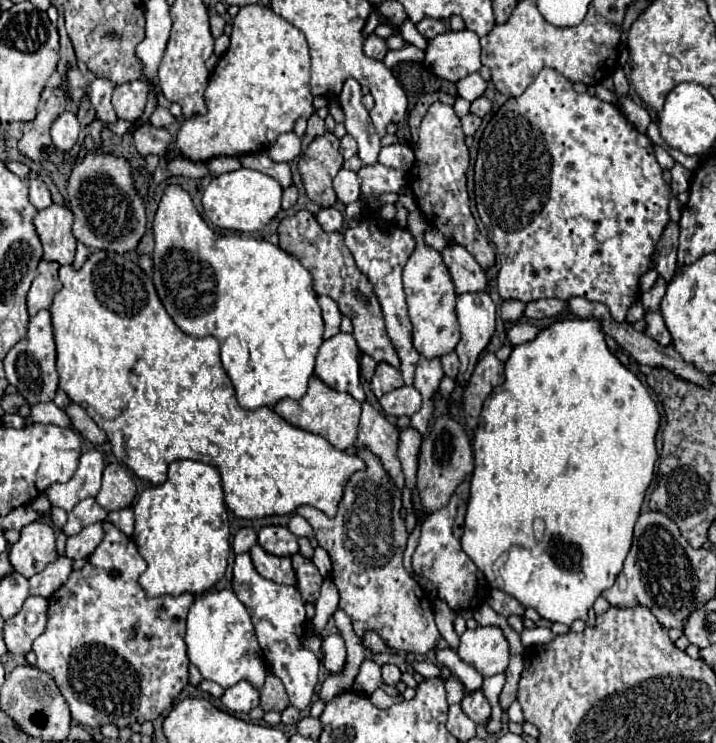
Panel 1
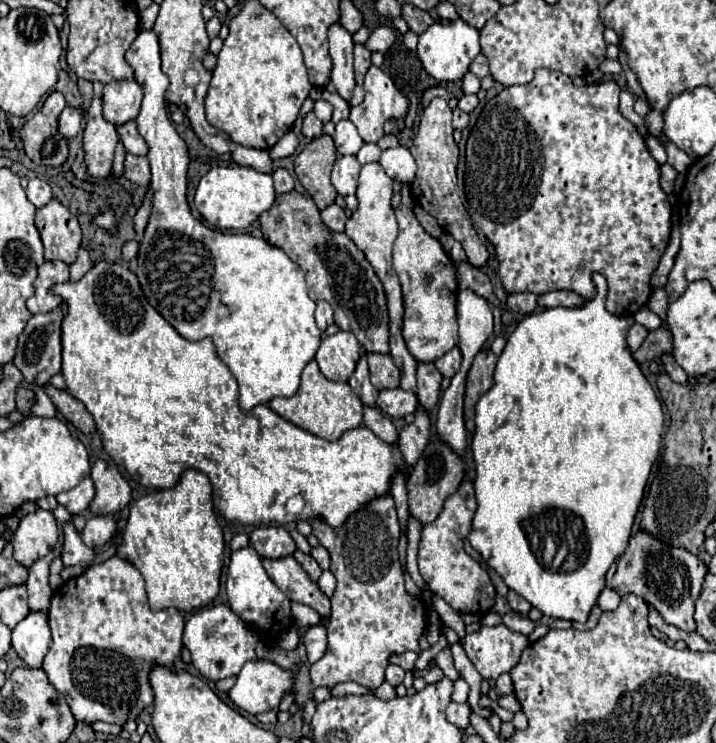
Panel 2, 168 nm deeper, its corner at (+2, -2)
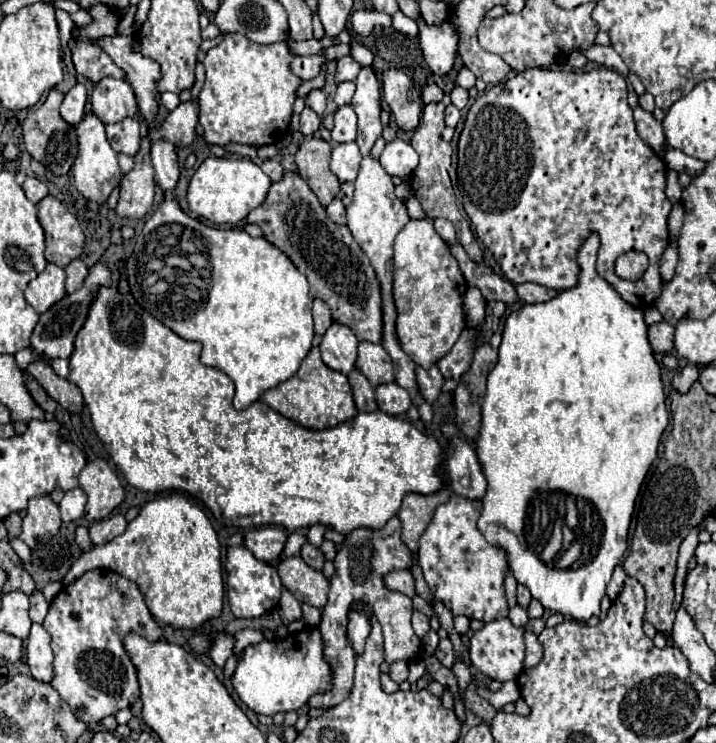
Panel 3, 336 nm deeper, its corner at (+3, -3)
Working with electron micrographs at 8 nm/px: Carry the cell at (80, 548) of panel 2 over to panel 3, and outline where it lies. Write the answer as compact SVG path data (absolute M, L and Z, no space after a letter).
M182 493L146 503L120 537L84 551L84 557L72 565L62 583L68 585L84 571L98 567L134 581L140 587L150 613L164 625L176 629L198 629L222 613L224 581L218 537L200 505L192 503Z

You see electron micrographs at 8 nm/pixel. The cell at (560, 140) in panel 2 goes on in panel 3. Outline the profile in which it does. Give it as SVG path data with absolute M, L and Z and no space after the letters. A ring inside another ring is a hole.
M594 67L590 71L564 71L564 69L526 69L522 73L510 75L496 87L488 89L482 93L474 105L468 109L464 129L458 139L458 187L462 193L462 203L464 211L468 213L478 239L490 249L494 259L498 259L502 273L508 281L512 283L526 283L526 281L536 281L540 285L546 285L550 289L570 289L576 285L576 277L580 267L576 265L576 249L580 247L580 241L588 237L590 231L598 231L600 235L600 251L598 251L598 273L632 305L646 309L650 307L662 289L662 279L658 273L658 261L664 253L664 249L670 243L670 233L668 233L668 213L672 209L672 203L668 201L664 189L666 189L666 165L664 161L648 147L636 133L636 123L632 117L632 109L628 105L628 91L626 91L626 81L620 73L608 67ZM626 251L644 251L650 259L648 269L638 281L626 281L620 279L614 273L614 261L618 255Z

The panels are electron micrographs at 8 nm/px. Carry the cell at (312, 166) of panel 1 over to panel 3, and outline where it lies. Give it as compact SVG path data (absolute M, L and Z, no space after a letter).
M308 137L296 153L298 173L304 177L304 181L310 185L310 189L316 193L316 197L324 207L340 191L340 183L336 175L330 171L328 163L330 163L330 145L322 137Z

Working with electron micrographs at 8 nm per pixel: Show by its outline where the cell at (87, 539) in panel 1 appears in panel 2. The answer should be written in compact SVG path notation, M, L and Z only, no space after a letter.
M93 516L87 520L83 532L81 532L81 540L85 542L85 546L95 548L97 544L103 546L111 540L115 532L115 520L109 516Z

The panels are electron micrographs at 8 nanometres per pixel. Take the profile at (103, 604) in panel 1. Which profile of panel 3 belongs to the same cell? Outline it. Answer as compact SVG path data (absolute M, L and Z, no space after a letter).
M92 569L86 571L80 579L66 585L58 597L50 603L50 611L44 619L44 629L52 637L52 651L54 651L54 679L52 687L60 693L60 697L70 705L72 713L80 717L84 723L98 723L108 715L116 715L120 709L130 707L138 697L138 677L136 667L132 665L126 649L122 647L122 639L134 631L150 641L162 637L162 627L150 615L144 597L138 585L122 575L108 571L108 569Z

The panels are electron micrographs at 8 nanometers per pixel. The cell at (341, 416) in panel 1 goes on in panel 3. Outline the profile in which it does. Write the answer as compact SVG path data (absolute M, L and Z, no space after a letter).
M318 347L310 349L310 353L302 361L302 365L294 377L290 377L290 379L282 381L280 385L268 389L262 395L262 401L266 405L270 405L274 411L278 411L280 415L284 415L284 417L288 417L288 419L292 419L304 427L310 427L310 429L332 427L332 425L338 425L338 423L352 419L358 413L358 409L354 405L354 397L352 397L348 377L340 371L326 367L324 361L320 359Z

